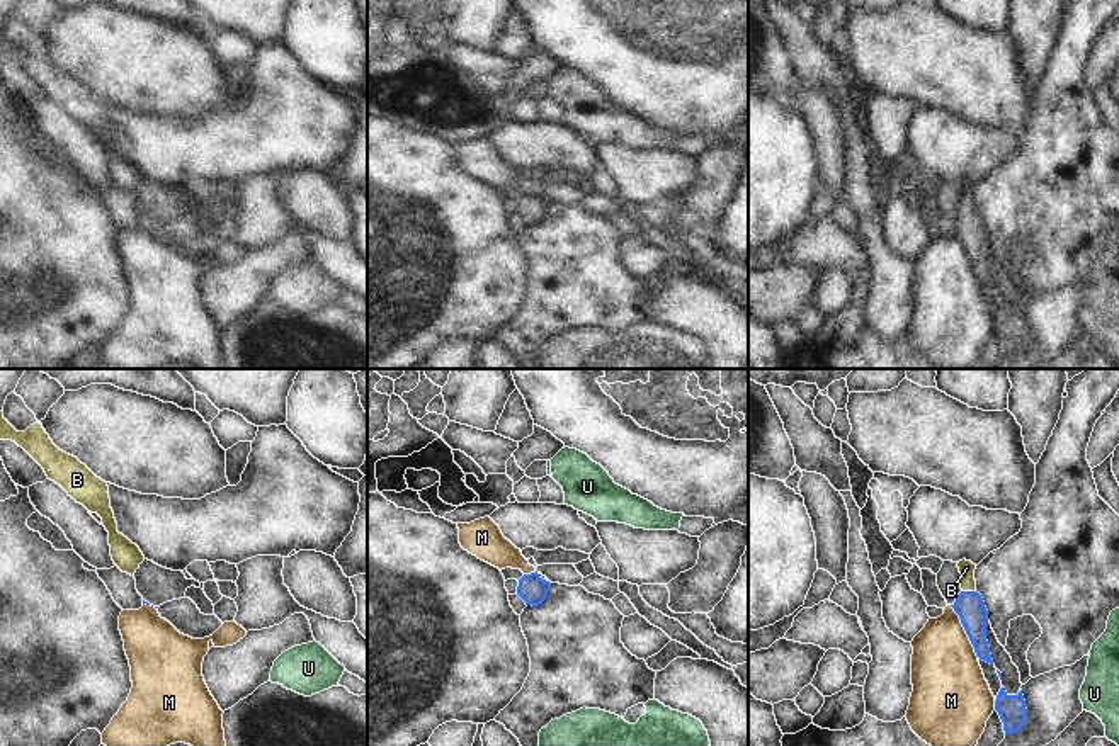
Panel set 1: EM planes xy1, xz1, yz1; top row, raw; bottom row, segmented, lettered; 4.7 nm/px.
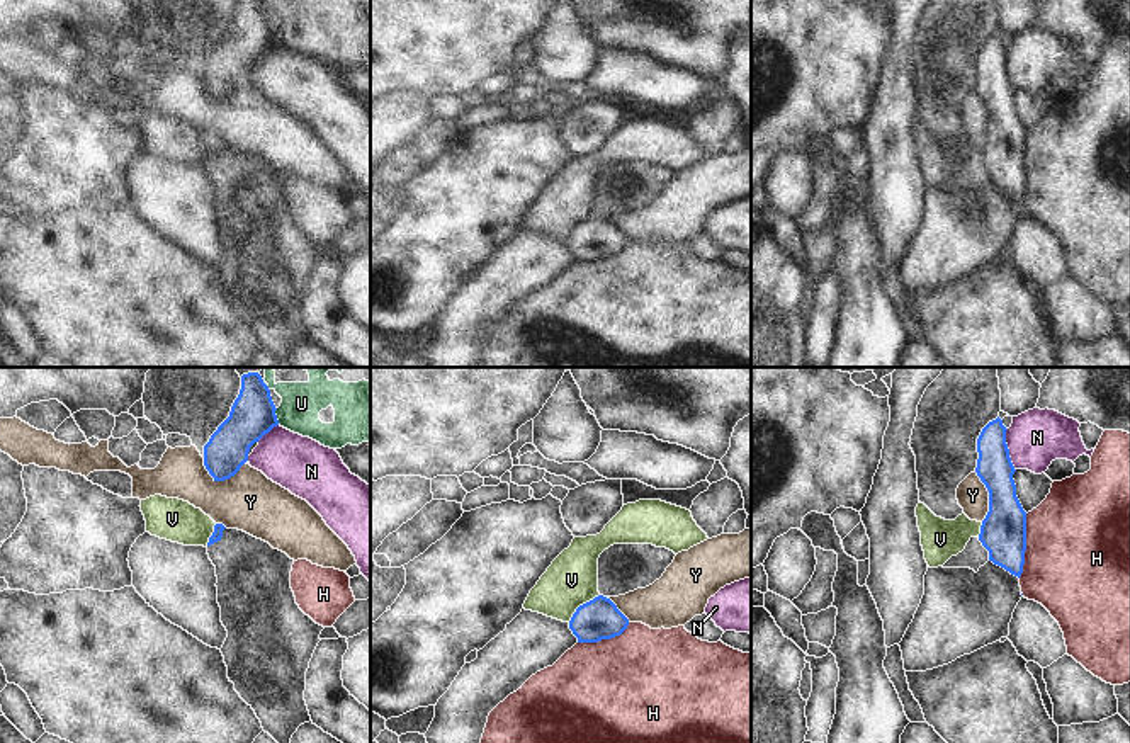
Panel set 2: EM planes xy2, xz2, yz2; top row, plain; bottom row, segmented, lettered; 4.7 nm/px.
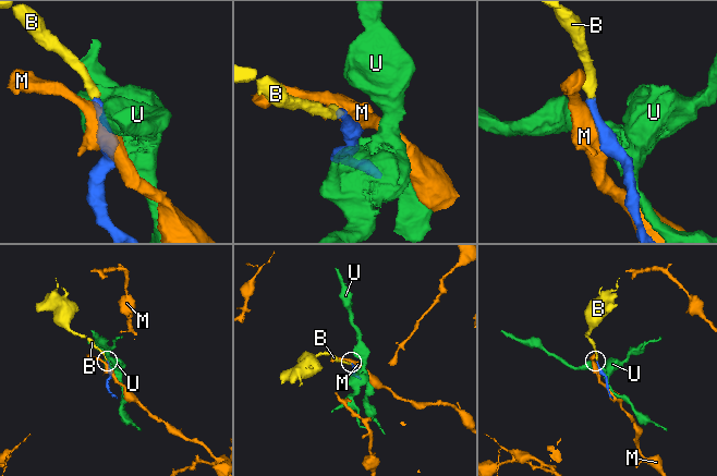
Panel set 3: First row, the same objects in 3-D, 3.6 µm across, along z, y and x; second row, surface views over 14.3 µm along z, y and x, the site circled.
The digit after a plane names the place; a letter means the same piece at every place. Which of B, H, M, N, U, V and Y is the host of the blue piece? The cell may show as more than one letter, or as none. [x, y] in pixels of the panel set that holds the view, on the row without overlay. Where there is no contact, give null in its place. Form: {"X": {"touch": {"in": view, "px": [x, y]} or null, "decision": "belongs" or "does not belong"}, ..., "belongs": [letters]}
{"B": {"touch": {"in": "yz1", "px": [970, 211]}, "decision": "belongs"}, "H": {"touch": {"in": "yz2", "px": [1025, 165]}, "decision": "does not belong"}, "M": {"touch": {"in": "yz1", "px": [965, 248]}, "decision": "does not belong"}, "N": {"touch": {"in": "yz2", "px": [1008, 68]}, "decision": "does not belong"}, "U": {"touch": {"in": "xy2", "px": [276, 36]}, "decision": "does not belong"}, "V": {"touch": {"in": "xz2", "px": [583, 223]}, "decision": "does not belong"}, "Y": {"touch": {"in": "xy2", "px": [220, 99]}, "decision": "does not belong"}, "belongs": ["B"]}

